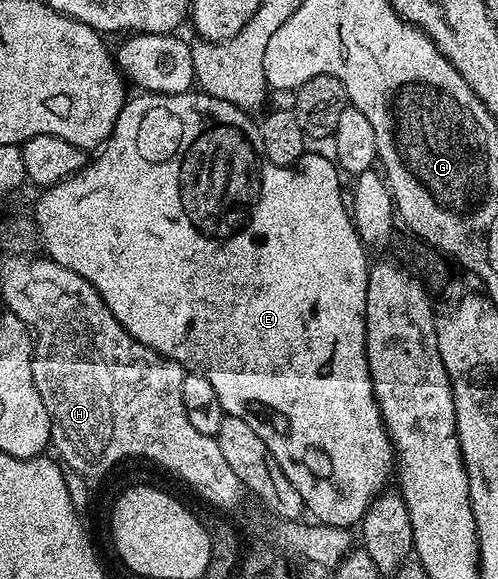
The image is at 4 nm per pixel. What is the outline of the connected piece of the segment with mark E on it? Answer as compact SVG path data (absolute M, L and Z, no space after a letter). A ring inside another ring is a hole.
M141 92L138 95L126 101L111 136L100 147L94 162L93 159L86 161L84 168L70 178L40 191L41 199L31 211L31 217L37 223L44 253L52 262L71 268L71 272L90 282L115 320L119 320L139 344L147 344L162 358L178 362L187 372L205 374L219 395L219 404L223 404L226 415L247 420L247 425L267 444L271 456L275 456L275 464L283 468L295 492L299 492L302 507L308 513L310 510L316 521L328 526L356 527L374 498L386 489L385 481L388 478L390 481L395 470L395 455L393 442L381 420L367 360L365 313L371 258L365 255L366 243L361 241L353 225L346 195L345 198L341 195L342 175L336 161L305 152L296 165L276 166L265 158L260 125L253 123L249 119L252 117L235 104L227 104L227 100L212 98L204 92Z

